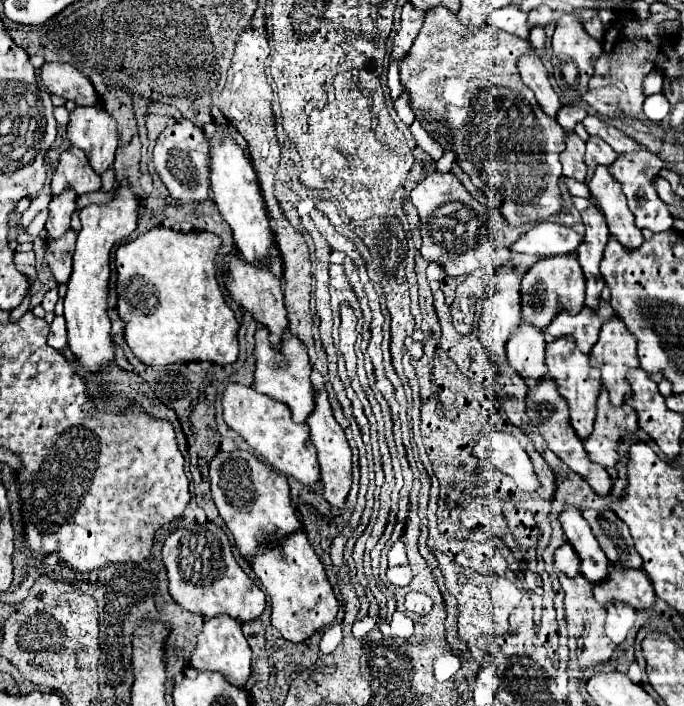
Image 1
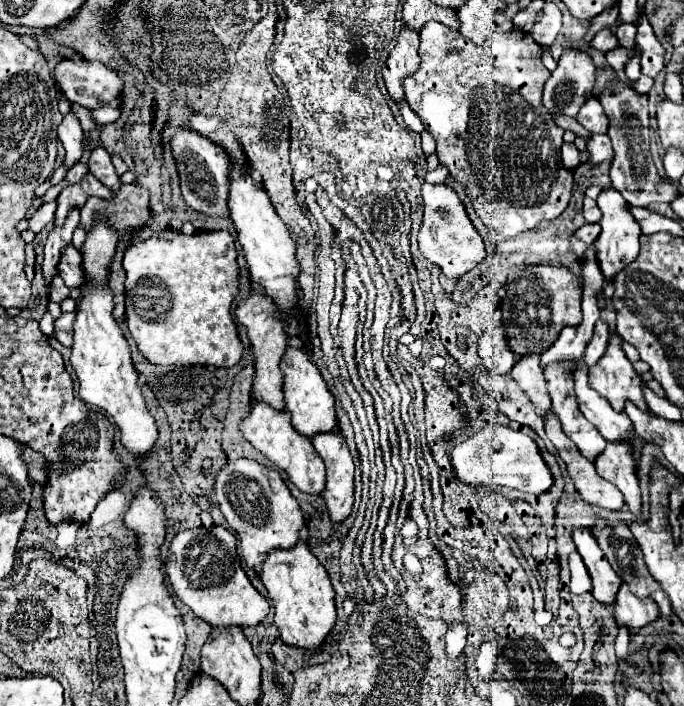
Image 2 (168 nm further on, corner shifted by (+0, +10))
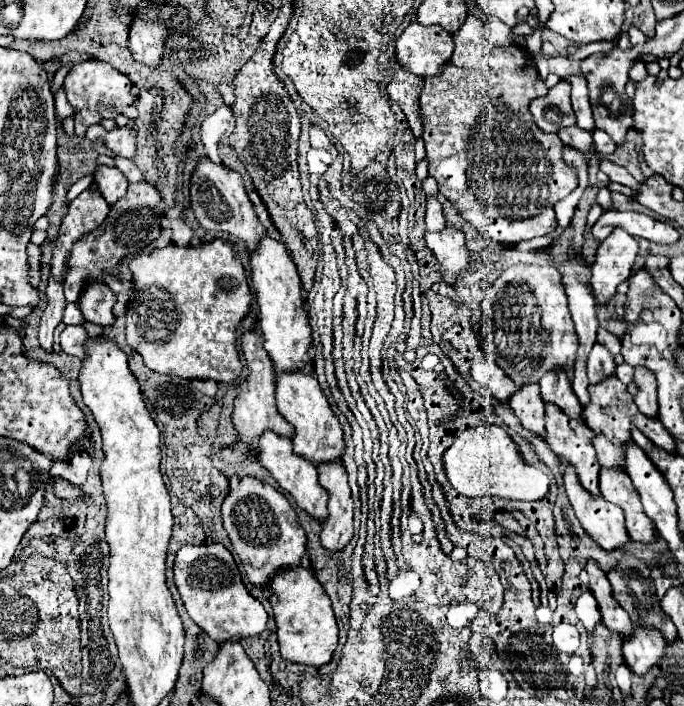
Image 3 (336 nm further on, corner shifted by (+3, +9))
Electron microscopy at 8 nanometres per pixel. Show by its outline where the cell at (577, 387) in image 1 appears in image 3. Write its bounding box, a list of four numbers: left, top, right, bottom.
[545,405,599,495]

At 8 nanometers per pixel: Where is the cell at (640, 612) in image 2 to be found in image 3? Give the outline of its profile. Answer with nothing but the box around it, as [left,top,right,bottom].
[623,627,665,675]

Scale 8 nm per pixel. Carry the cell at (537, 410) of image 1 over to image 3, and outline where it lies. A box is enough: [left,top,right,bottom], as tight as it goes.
[563,467,629,553]

